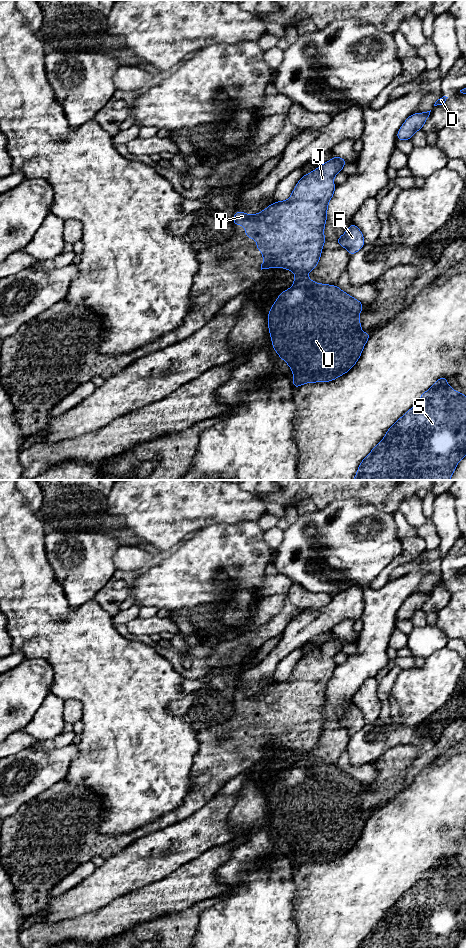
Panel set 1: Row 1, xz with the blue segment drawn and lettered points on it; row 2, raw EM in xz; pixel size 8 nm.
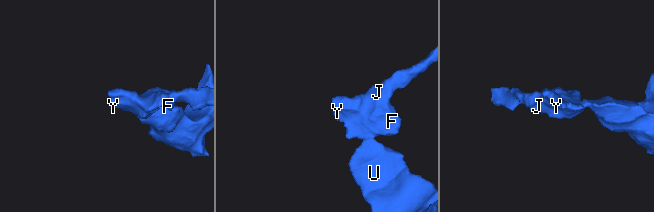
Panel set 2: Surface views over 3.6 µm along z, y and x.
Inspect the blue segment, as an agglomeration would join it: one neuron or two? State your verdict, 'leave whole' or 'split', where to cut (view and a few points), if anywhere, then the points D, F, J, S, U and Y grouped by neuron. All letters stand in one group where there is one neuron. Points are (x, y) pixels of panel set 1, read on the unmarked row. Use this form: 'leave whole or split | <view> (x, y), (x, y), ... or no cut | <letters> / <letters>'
split | xz (305, 753), (296, 754) | D F J Y / S U

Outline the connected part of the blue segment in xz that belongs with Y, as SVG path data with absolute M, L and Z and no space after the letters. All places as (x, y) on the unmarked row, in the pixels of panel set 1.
M334 636L314 651L304 655L287 681L276 681L254 695L247 695L242 691L234 693L234 707L238 703L240 706L244 704L247 717L258 722L255 727L262 732L264 739L261 750L282 747L296 754L306 754L318 745L326 721L323 714L328 683L335 671L333 659L346 643L344 638Z

